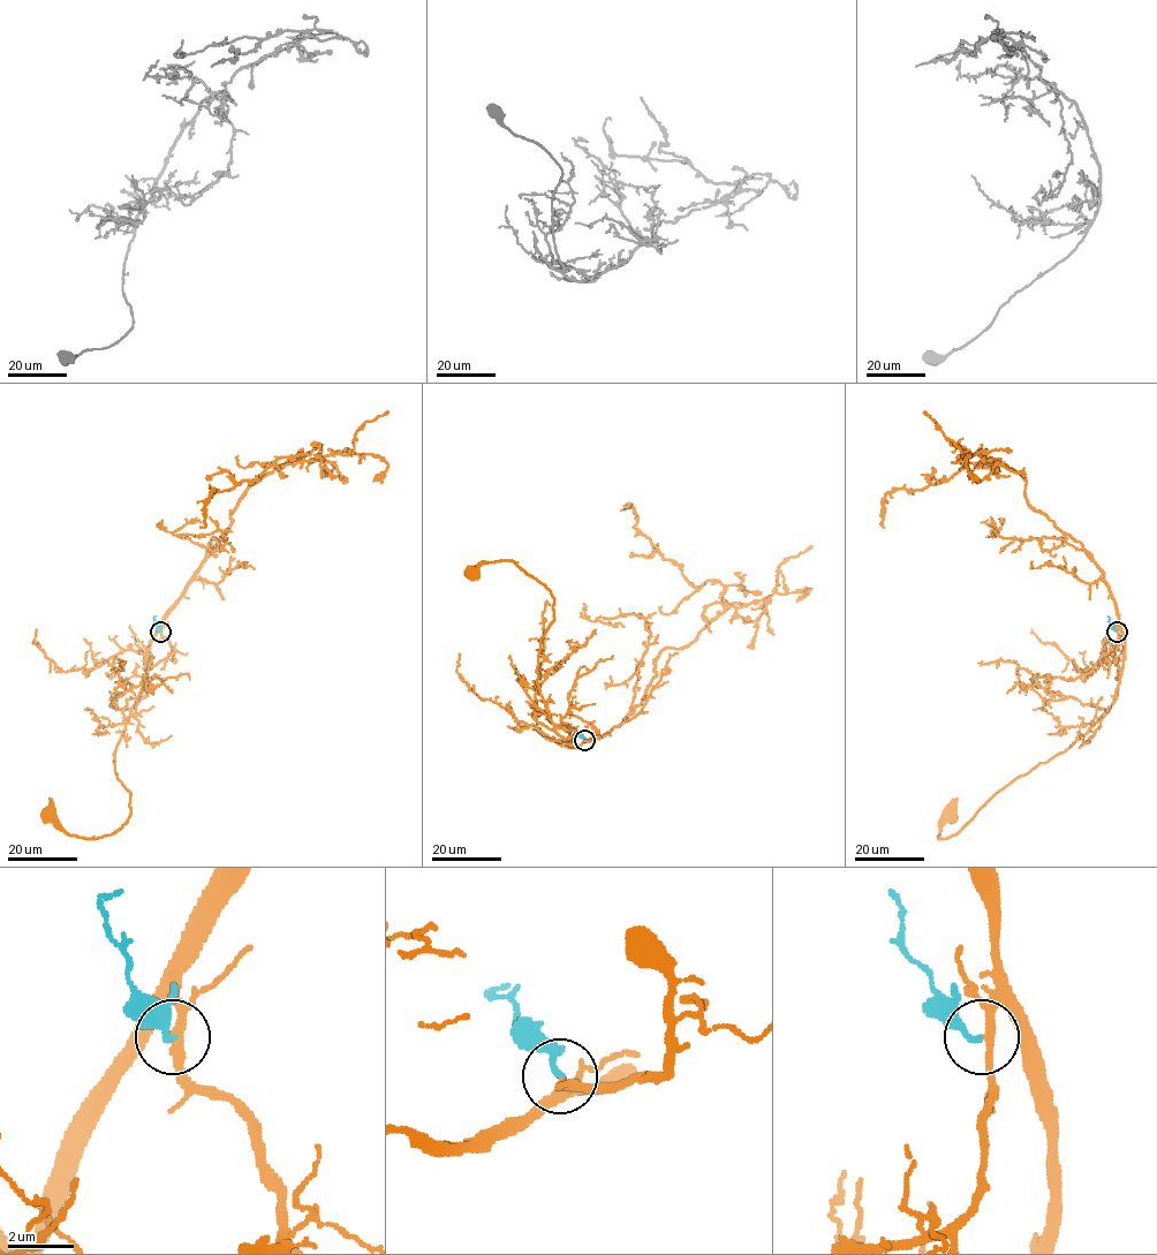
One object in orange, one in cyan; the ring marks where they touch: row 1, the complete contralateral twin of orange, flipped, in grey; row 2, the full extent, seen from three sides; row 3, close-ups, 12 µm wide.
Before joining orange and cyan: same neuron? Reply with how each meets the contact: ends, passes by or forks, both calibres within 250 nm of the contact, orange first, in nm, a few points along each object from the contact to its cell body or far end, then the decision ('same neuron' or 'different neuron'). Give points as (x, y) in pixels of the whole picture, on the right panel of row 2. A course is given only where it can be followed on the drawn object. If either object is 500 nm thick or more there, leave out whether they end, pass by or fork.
orange forks | cyan ends | 200/160 nm | orange via (1118, 632), (1124, 664), (1103, 716), (996, 793), (955, 834), (939, 839), (946, 815) | cyan via (1118, 632), (1108, 615) | same neuron

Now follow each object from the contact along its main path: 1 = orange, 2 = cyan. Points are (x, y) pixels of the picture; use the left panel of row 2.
1: (160, 632), (114, 751), (116, 777), (130, 793), (128, 821), (90, 839), (69, 836), (50, 815)
2: (160, 632), (153, 618), (156, 615)

